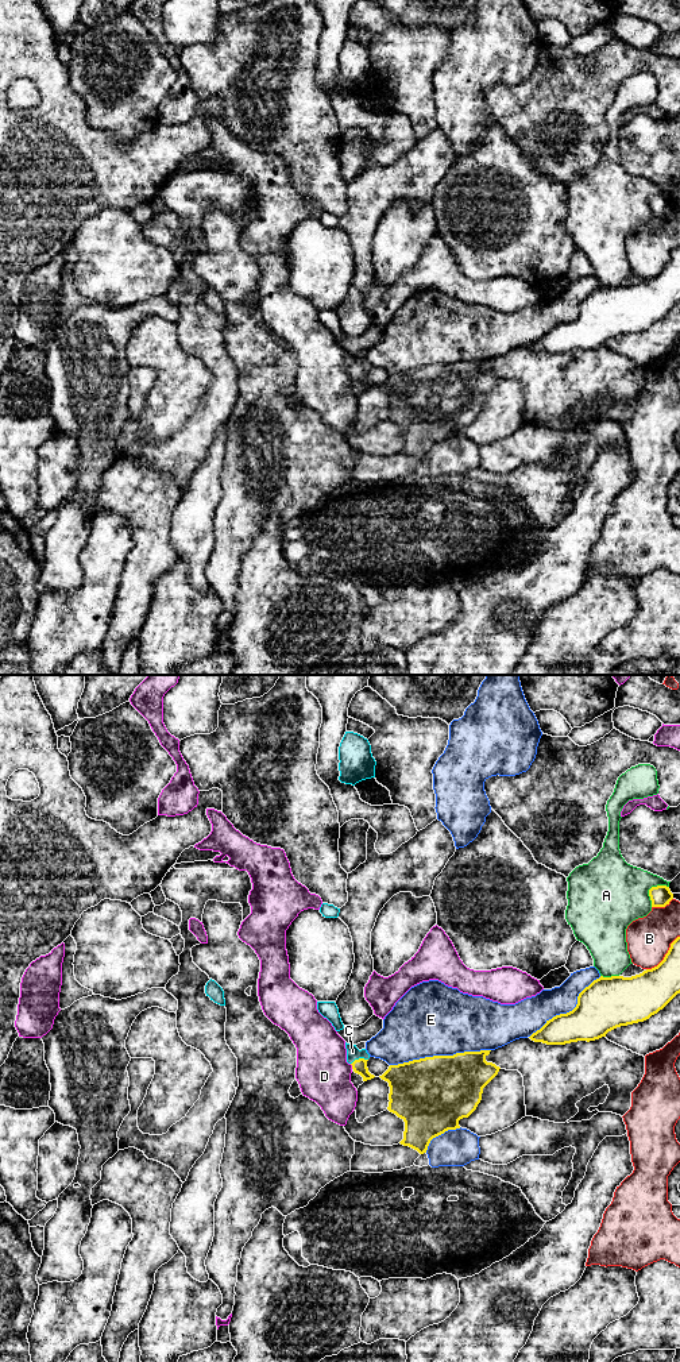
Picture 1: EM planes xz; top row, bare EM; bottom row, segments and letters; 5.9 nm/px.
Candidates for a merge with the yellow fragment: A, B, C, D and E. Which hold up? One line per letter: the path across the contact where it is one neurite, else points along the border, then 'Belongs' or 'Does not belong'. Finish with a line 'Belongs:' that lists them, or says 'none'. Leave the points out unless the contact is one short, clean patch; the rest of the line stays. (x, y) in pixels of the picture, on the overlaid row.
A: Does not belong
B: Does not belong
C: Path across: xz (359, 1067), (359, 1058), (352, 1052). Belongs
D: Does not belong
E: Does not belong
Belongs: C

